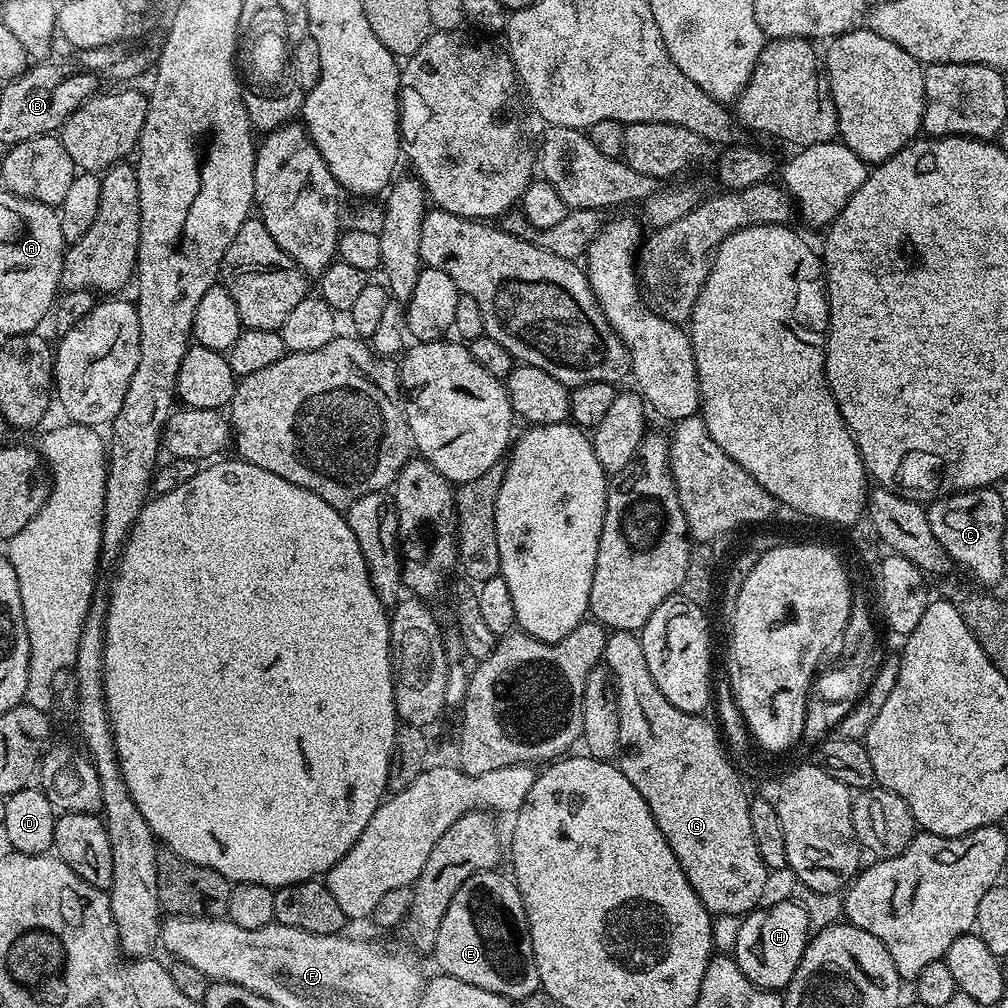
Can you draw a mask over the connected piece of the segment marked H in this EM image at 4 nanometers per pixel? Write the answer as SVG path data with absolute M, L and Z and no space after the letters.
M786 900L768 907L760 906L741 919L734 959L742 974L758 987L784 990L798 970L809 939L808 915L801 904Z

